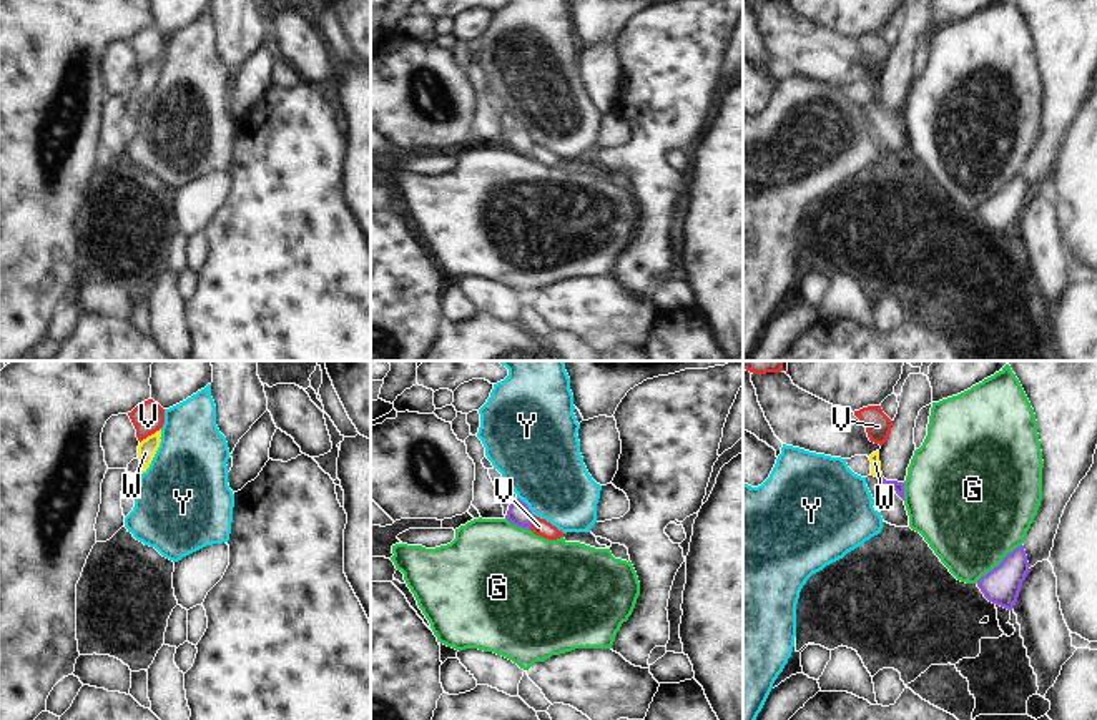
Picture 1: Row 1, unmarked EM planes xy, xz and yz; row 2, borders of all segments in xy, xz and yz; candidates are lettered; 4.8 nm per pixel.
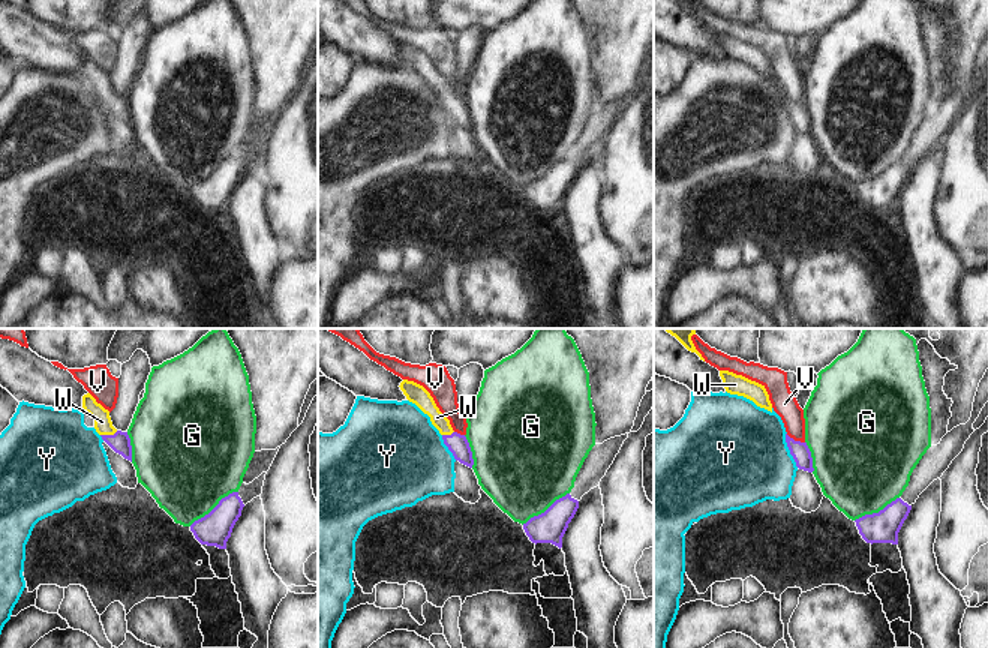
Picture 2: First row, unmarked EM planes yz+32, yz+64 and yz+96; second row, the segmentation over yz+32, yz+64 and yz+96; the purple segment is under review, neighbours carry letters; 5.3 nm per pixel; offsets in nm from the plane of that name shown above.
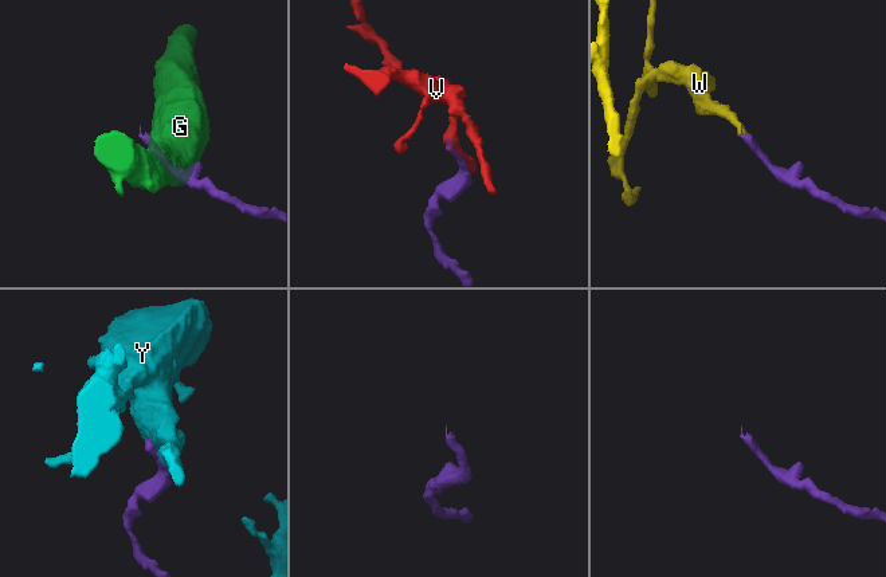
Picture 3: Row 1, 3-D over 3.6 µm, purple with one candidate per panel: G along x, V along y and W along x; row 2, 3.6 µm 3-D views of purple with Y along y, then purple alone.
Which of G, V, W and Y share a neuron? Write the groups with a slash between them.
G / V / W / Y

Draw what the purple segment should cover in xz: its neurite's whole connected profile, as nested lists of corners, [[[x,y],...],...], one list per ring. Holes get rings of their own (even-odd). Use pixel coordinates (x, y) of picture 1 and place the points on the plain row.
[[[515,126],[510,133],[509,133],[509,138],[507,138],[507,143],[505,146],[517,153],[517,155],[522,155],[522,156],[529,156],[530,158],[530,151],[532,151],[532,138],[529,136],[529,133],[520,128],[520,126]]]

